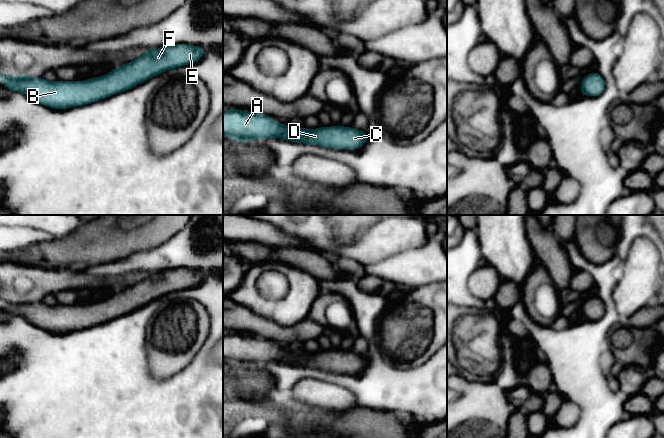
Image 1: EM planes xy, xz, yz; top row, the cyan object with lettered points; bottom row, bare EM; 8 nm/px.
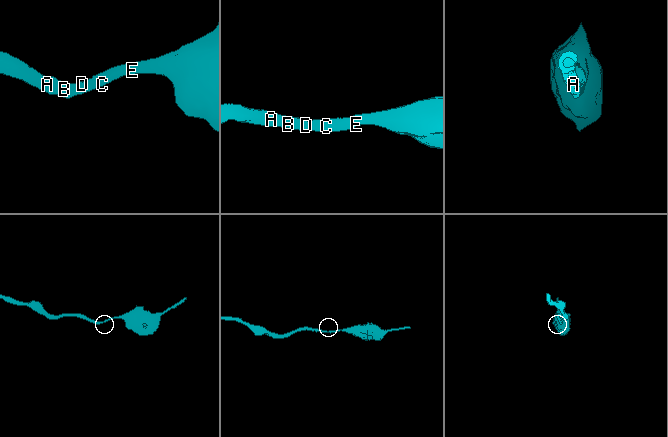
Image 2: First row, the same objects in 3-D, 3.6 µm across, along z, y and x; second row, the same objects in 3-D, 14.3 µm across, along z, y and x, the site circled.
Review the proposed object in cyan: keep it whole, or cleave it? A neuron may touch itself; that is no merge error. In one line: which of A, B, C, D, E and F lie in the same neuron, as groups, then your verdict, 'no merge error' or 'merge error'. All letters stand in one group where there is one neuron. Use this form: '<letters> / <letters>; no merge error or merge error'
A B C D E F; no merge error

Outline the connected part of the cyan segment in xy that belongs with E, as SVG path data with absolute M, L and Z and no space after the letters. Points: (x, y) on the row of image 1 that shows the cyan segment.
M176 44L149 49L134 61L113 68L109 74L85 81L51 82L42 77L30 77L28 73L9 77L0 69L0 82L37 103L54 109L67 109L130 90L167 70L195 63L204 54L201 46Z

